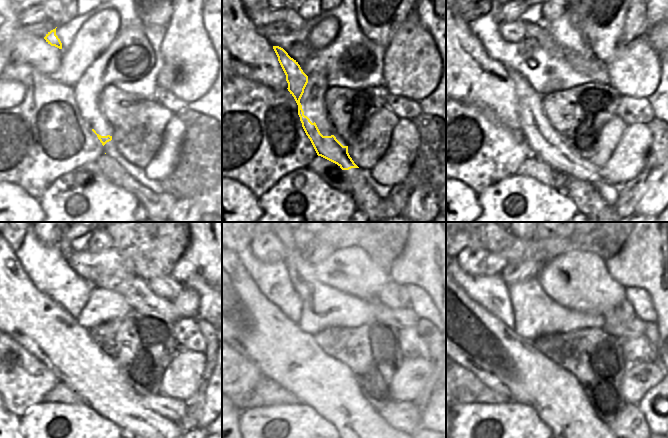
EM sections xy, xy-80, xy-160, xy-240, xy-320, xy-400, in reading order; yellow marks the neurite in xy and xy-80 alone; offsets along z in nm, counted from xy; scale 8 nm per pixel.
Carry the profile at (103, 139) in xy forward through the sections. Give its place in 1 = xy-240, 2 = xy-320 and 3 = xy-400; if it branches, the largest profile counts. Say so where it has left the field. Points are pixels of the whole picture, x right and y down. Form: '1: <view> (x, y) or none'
1: xy-240 (171, 409)
2: xy-320 (404, 416)
3: xy-400 (630, 425)

